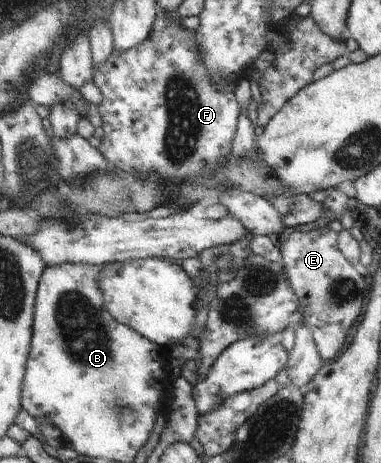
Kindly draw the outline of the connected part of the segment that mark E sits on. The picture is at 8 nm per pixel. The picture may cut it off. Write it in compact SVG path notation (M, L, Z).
M327 227L310 232L291 230L279 246L289 286L301 302L299 312L303 312L305 324L309 326L319 355L326 363L336 361L337 354L341 352L345 334L337 334L337 328L349 330L349 326L357 320L365 292L363 278L339 250L337 234Z

